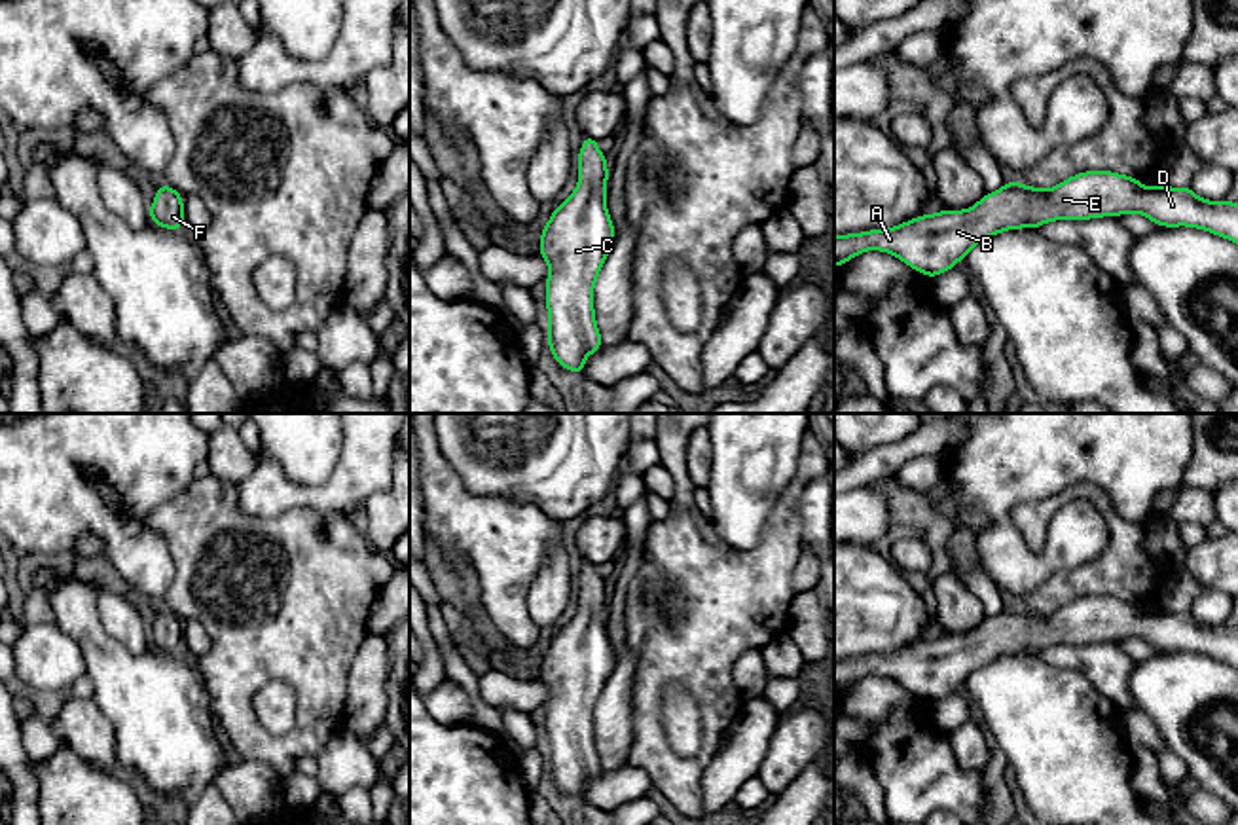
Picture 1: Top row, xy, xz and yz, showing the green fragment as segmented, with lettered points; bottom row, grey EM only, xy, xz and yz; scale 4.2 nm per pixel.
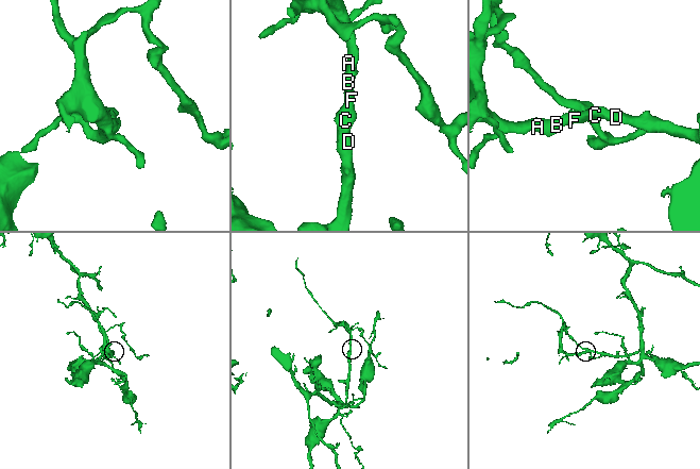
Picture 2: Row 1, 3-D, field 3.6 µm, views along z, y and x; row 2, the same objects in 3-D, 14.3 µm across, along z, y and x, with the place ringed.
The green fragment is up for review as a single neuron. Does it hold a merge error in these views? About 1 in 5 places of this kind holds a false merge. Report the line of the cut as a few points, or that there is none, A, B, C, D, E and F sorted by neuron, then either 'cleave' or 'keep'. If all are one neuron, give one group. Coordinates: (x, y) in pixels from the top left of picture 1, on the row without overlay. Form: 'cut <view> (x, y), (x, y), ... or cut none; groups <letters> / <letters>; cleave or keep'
cut none; groups A B C D E F; keep

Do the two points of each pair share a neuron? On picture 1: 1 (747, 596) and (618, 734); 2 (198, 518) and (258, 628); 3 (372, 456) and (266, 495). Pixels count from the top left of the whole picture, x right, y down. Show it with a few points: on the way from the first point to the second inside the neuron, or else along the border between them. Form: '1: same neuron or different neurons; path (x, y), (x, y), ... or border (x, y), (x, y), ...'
1: different neurons; border (632, 676), (632, 744), (624, 763)
2: same neuron; path (215, 545), (258, 592), (258, 602)
3: same neuron; path (345, 482), (332, 495), (292, 495)

